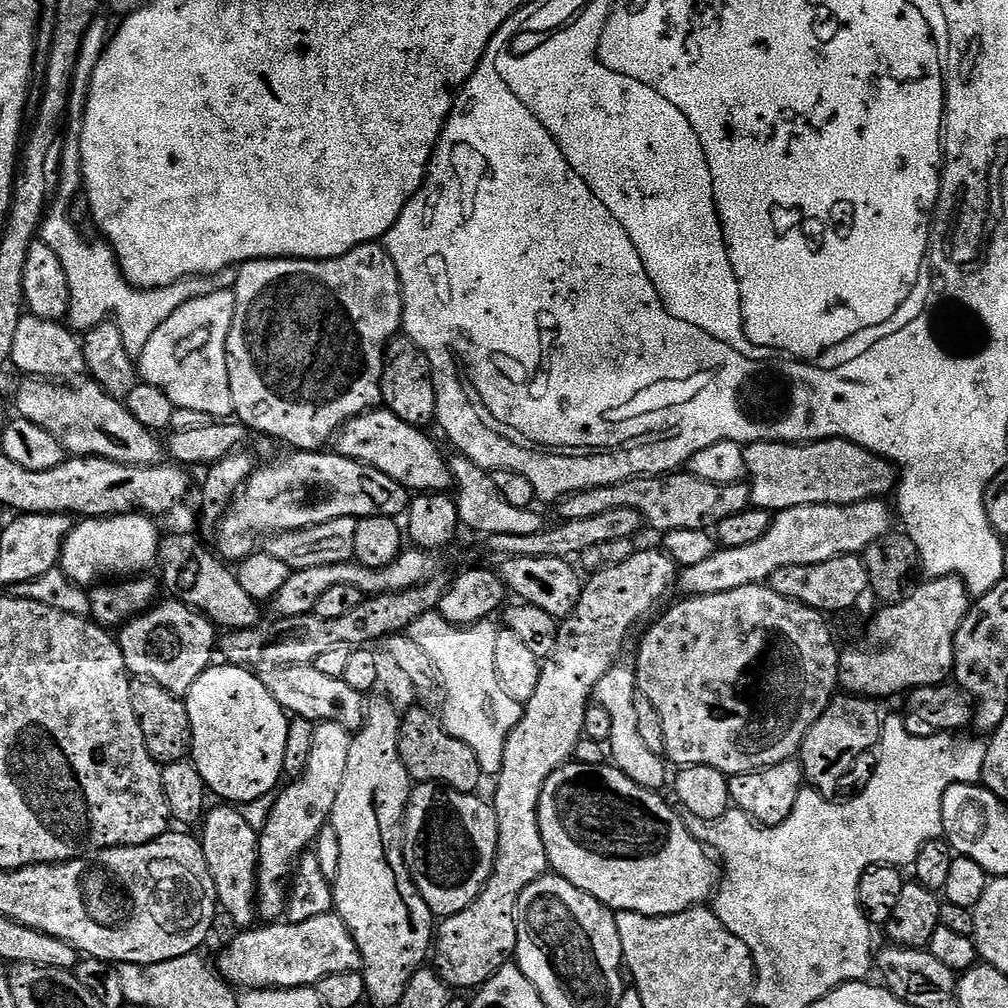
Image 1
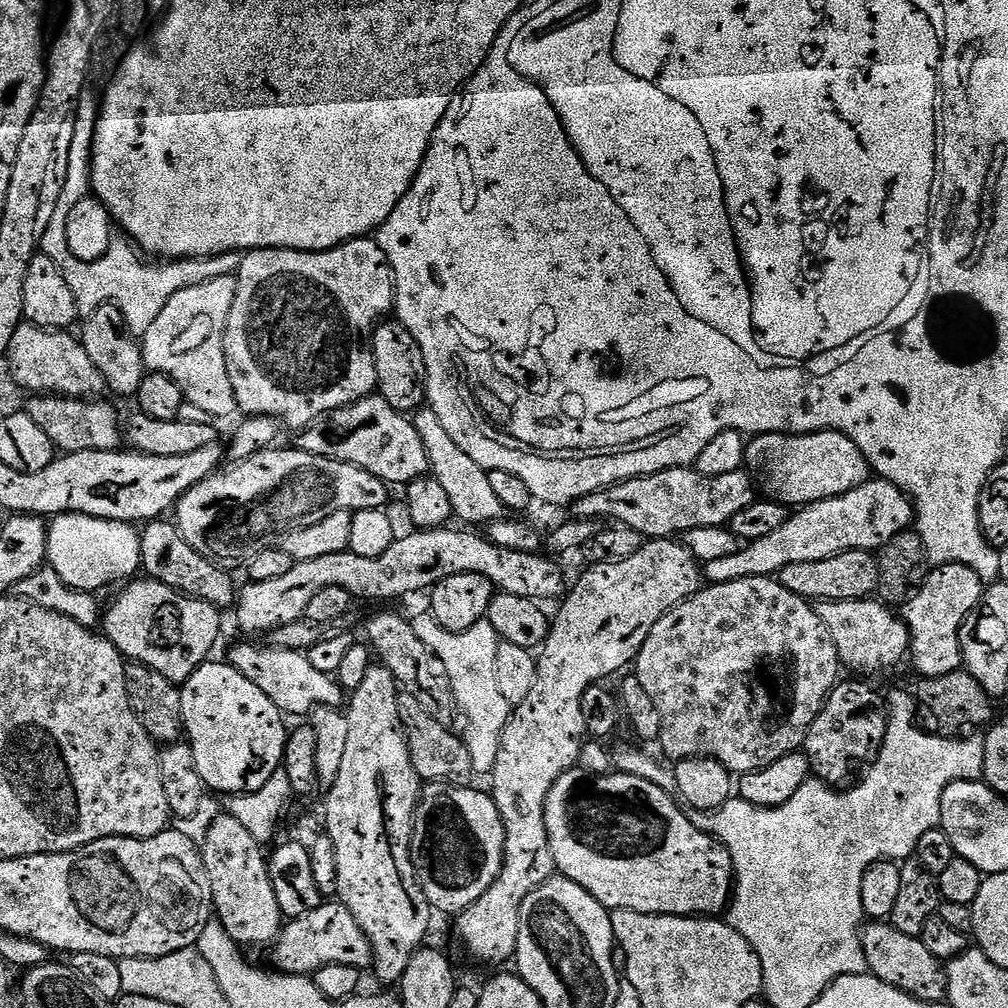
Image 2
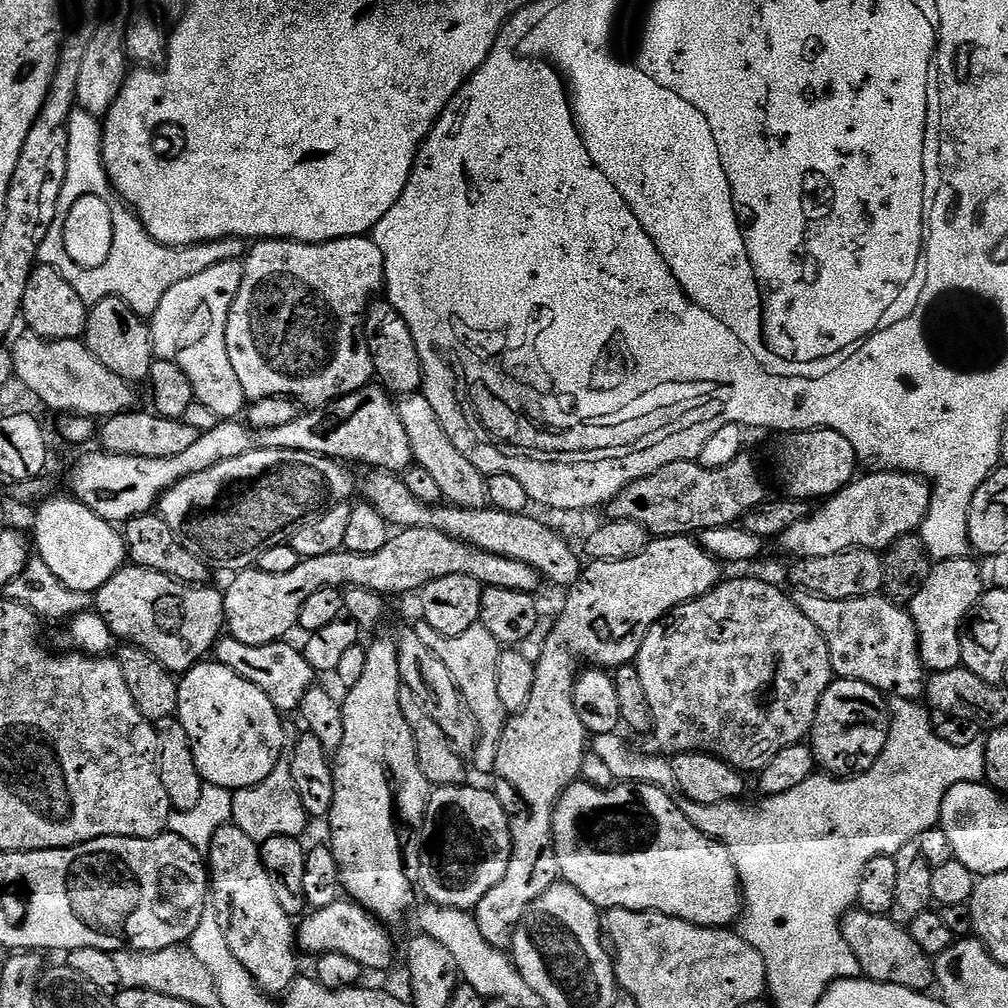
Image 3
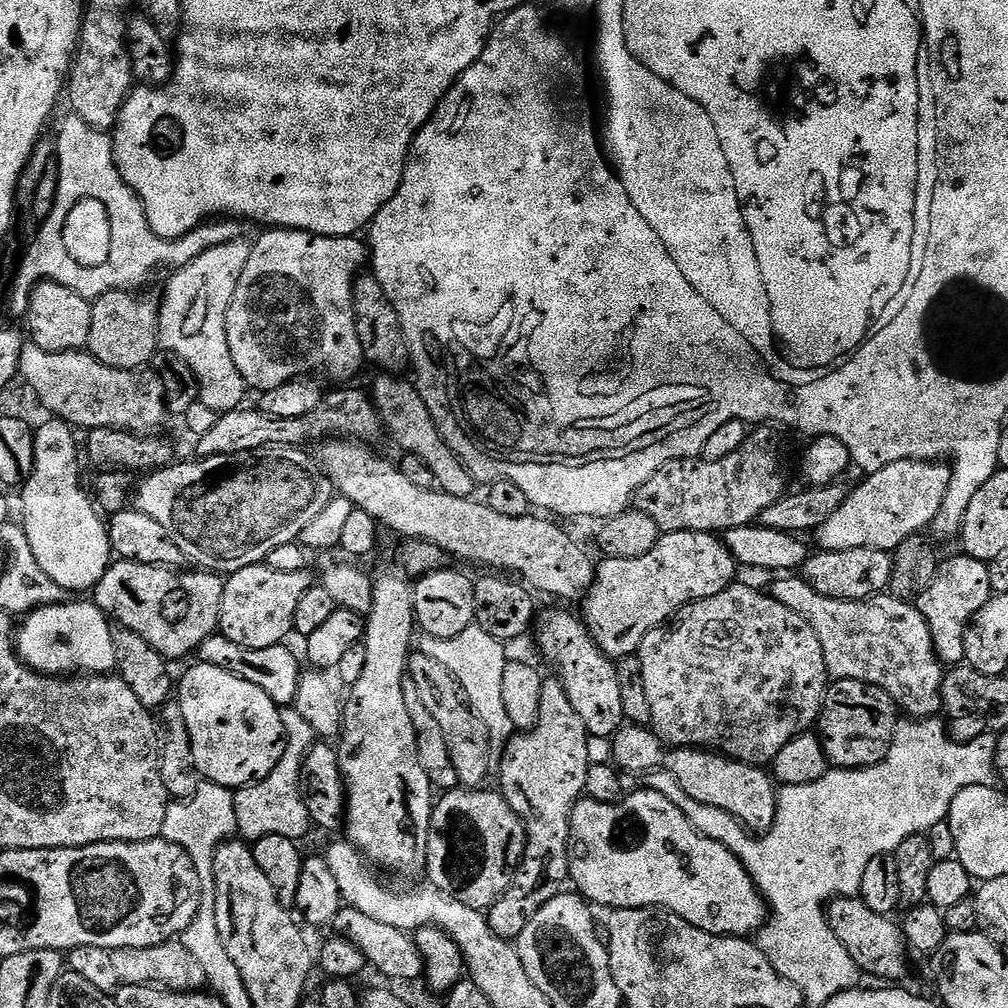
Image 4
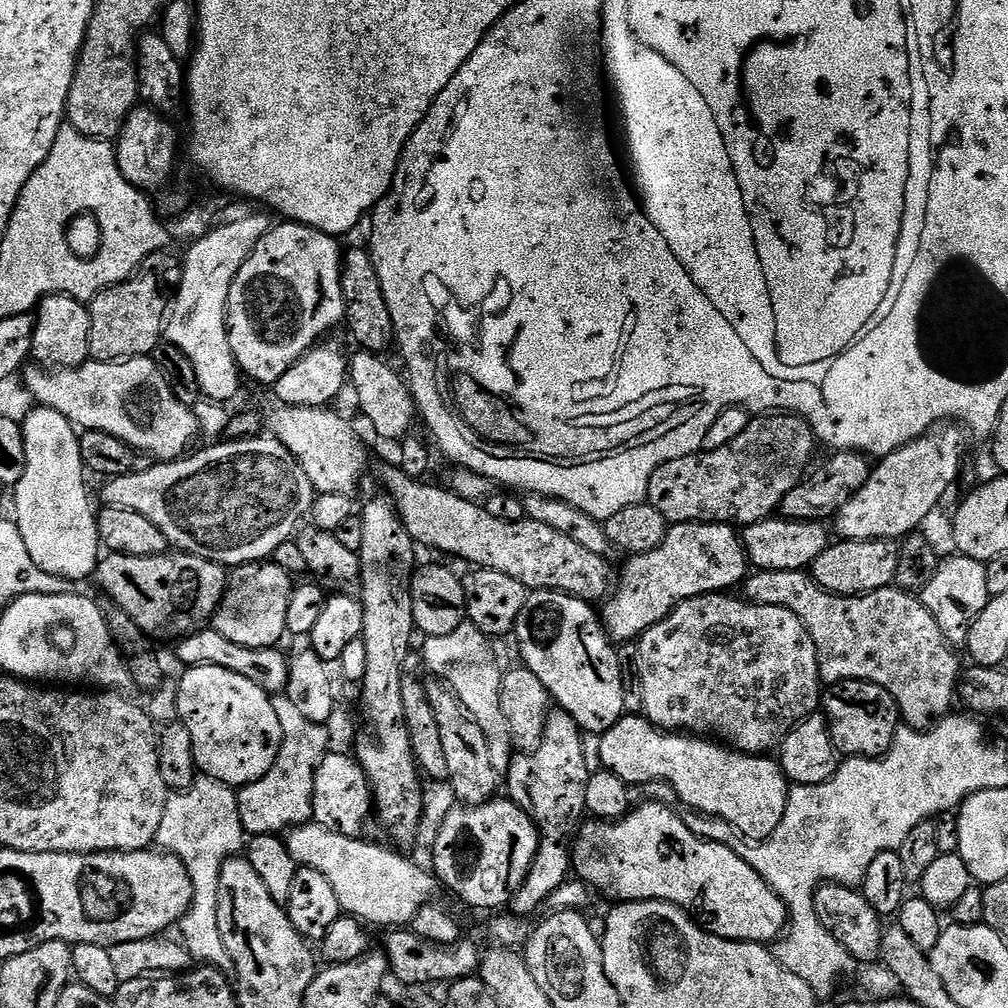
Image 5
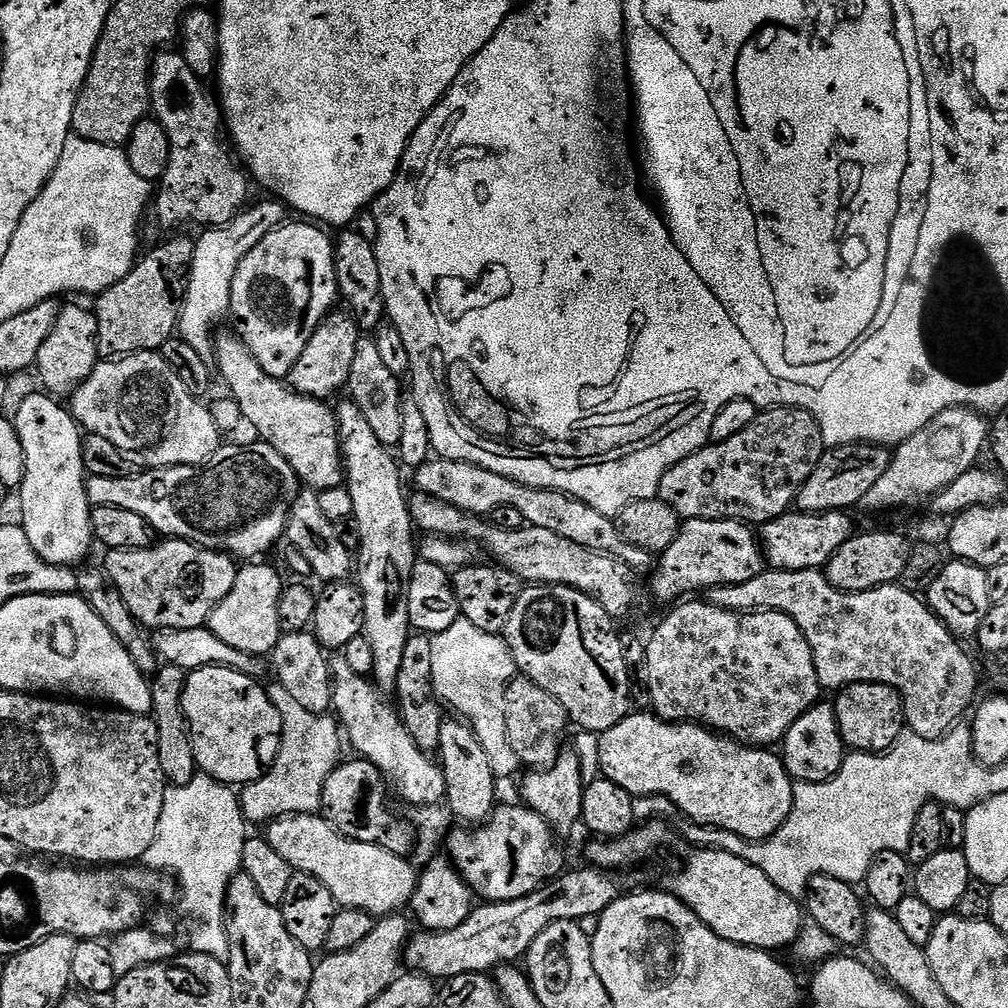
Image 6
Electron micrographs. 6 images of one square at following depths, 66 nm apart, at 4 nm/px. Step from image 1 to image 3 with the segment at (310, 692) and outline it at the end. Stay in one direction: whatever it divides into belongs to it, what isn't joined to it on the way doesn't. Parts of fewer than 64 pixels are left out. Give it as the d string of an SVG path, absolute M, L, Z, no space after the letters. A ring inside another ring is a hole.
M225 635L216 641L214 660L215 663L234 670L234 674L246 678L246 682L258 686L258 690L262 690L262 694L266 694L266 698L270 698L270 702L281 713L295 713L303 702L305 692L313 687L314 673L310 662L306 662L303 651L297 645L295 648L294 645L288 643L246 646L233 636Z

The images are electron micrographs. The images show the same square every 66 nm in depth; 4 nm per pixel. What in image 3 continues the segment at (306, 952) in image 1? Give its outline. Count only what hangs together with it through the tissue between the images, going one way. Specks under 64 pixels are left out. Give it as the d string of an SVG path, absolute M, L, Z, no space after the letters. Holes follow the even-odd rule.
M342 898L325 908L309 911L299 921L298 948L301 953L312 952L313 957L325 956L331 952L342 954L346 958L354 958L354 962L358 962L358 966L369 973L384 972L396 956L396 948L392 945L392 936L388 932L391 931L361 904L351 898Z

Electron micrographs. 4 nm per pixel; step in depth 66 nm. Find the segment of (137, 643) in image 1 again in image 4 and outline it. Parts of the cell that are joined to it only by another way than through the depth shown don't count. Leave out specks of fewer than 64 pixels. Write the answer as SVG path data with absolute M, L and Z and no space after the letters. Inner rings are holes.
M117 559L115 562L113 562L109 568L106 570L106 574L102 574L102 578L97 582L96 587L94 589L94 602L96 605L101 608L101 610L104 612L105 616L108 617L109 621L115 622L119 627L125 628L126 630L134 630L134 634L139 634L140 637L146 638L146 642L150 642L150 646L154 646L154 650L158 650L158 654L162 654L165 658L165 660L169 662L175 662L175 660L180 660L183 658L183 656L188 656L197 651L199 649L199 646L202 642L206 642L206 638L210 638L211 636L217 635L219 626L220 626L220 607L222 606L222 594L224 593L224 580L221 579L219 575L215 572L210 572L207 570L191 570L192 572L180 572L184 570L177 570L175 567L172 566L161 566L158 564L139 564L136 560L122 560Z

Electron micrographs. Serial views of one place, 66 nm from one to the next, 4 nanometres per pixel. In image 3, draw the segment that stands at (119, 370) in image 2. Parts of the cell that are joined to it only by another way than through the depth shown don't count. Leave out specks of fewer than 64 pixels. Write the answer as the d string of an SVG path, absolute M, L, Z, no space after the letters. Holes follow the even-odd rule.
M106 298L102 302L91 305L88 314L88 325L82 337L88 345L90 354L110 370L110 374L118 374L127 384L136 386L147 381L154 353L152 350L152 329L126 302L118 298Z

